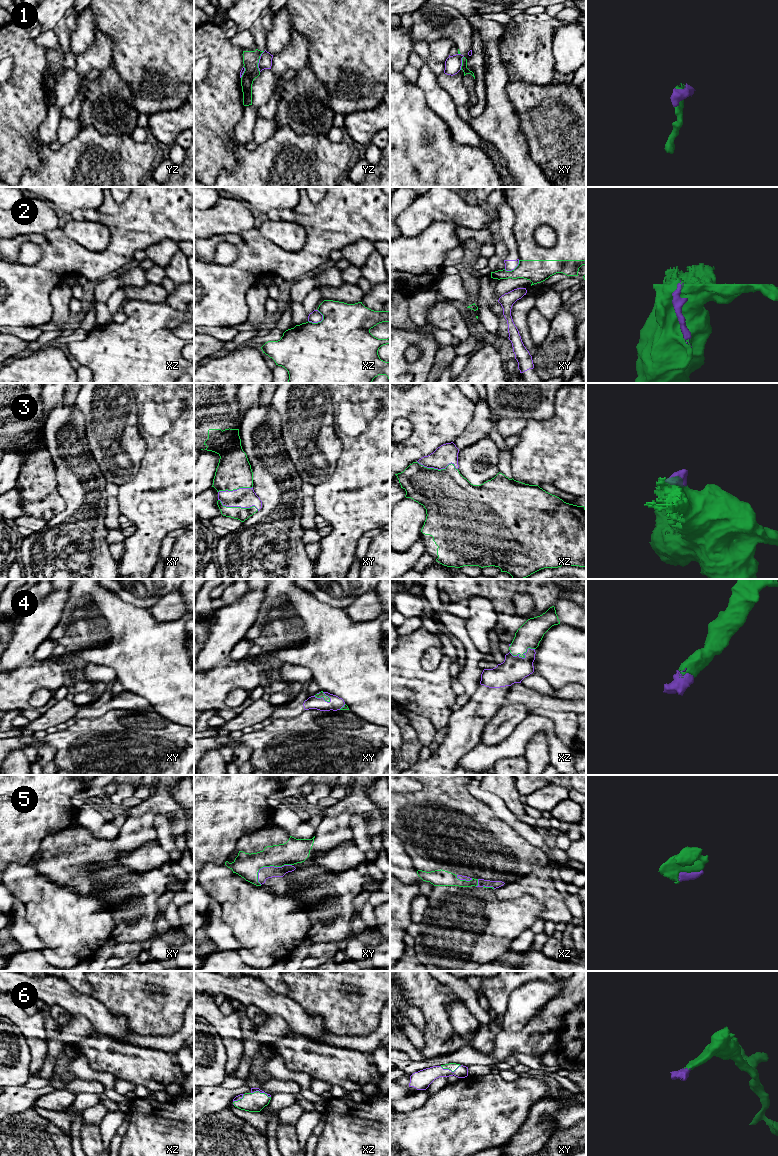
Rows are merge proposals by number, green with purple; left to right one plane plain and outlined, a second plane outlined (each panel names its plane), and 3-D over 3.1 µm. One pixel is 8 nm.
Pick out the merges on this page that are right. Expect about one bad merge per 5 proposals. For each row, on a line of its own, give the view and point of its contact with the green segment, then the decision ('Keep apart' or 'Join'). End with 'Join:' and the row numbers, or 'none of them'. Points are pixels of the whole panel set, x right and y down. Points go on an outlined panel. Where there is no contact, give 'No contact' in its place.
1: Touches green at yz (258, 61). Keep apart
2: Touches green at xz (318, 322). Keep apart
3: Touches green at xy (238, 507). Join
4: Touches green at xz (523, 657). Join
5: Touches green at xy (269, 866). Join
6: Touches green at xy (450, 1069). Join
Join: 3, 4, 5, 6

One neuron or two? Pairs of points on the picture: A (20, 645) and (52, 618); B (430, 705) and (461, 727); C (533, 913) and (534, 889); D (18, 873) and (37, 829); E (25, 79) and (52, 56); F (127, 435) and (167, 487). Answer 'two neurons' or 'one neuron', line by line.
A: one neuron
B: two neurons
C: two neurons
D: two neurons
E: two neurons
F: two neurons

